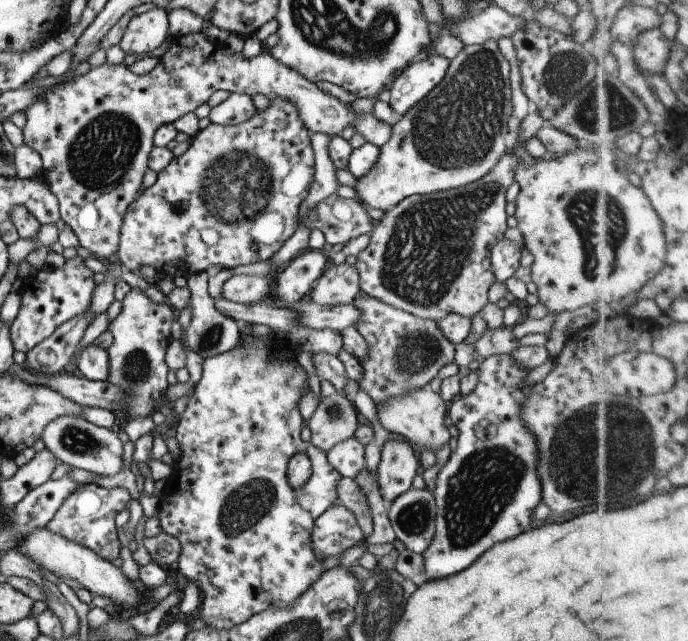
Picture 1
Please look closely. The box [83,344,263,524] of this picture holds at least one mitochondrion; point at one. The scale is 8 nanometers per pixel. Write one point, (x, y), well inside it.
(136, 368)

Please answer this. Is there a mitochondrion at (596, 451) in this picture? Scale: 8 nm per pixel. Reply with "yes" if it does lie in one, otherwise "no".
yes

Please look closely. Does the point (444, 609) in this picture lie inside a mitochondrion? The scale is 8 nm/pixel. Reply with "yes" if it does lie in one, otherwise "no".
no

